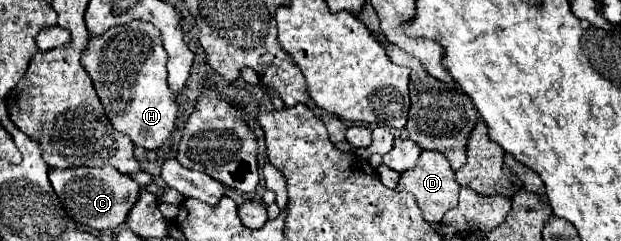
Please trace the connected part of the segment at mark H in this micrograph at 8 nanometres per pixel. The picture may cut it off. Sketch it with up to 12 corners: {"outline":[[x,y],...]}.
{"outline":[[157,26],[89,36],[81,66],[135,146],[169,140],[179,104]]}

